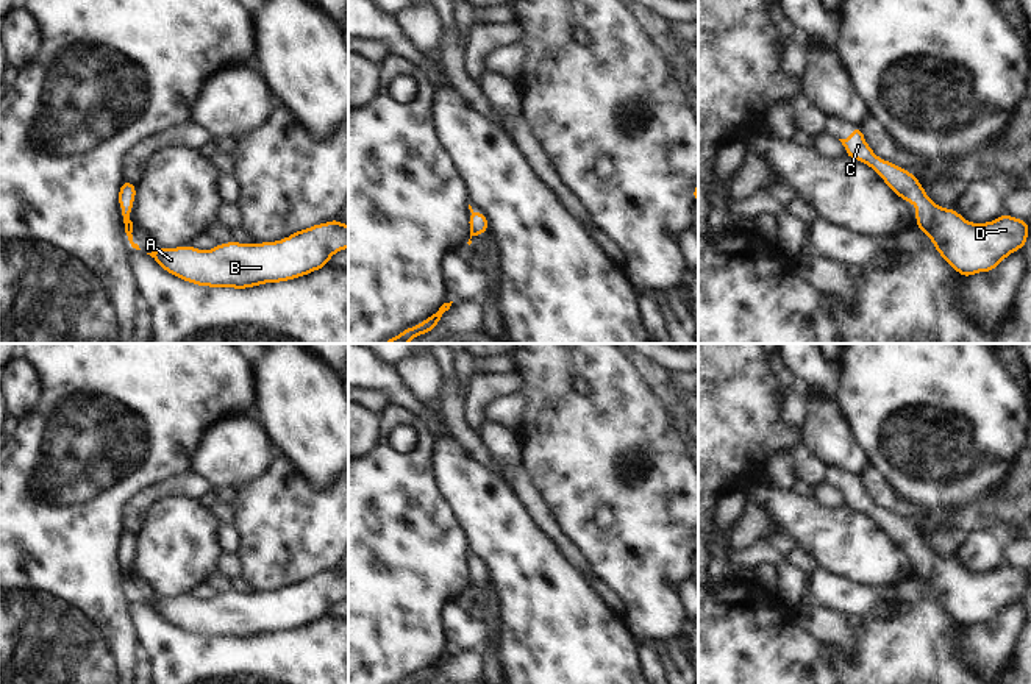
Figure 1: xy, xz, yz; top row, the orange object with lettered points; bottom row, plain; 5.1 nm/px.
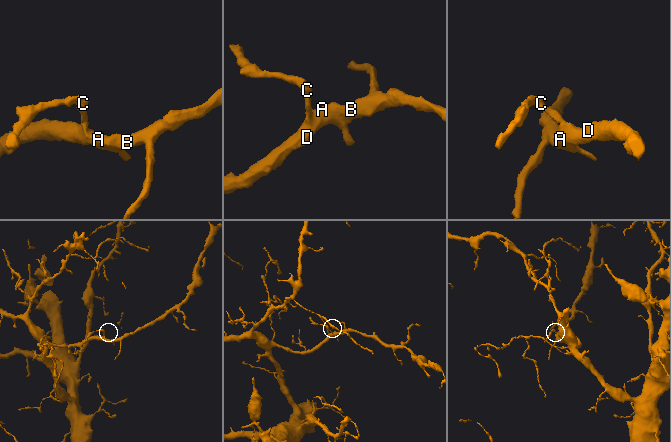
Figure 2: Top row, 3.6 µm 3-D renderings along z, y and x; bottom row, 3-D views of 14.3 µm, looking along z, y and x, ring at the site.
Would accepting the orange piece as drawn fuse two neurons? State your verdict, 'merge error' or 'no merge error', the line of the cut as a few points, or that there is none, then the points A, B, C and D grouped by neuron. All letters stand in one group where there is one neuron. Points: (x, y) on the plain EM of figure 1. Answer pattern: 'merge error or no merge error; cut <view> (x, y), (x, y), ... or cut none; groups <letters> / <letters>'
no merge error; cut none; groups A B C D

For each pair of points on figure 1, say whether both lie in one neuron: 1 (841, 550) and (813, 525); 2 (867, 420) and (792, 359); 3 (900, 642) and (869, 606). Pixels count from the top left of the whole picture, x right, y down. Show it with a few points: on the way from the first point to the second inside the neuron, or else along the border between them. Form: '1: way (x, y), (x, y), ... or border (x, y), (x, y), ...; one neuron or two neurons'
1: way (834, 544), (819, 530); one neuron
2: border (838, 364), (841, 383), (836, 402); two neurons
3: border (888, 597), (889, 612), (886, 616), (853, 620); two neurons

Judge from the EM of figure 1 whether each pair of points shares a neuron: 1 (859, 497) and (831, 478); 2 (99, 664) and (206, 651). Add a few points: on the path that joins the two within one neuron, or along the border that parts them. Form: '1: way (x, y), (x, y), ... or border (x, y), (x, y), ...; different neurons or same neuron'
1: way (853, 491), (838, 478); same neuron
2: border (131, 619), (131, 628), (139, 642), (141, 655); different neurons

